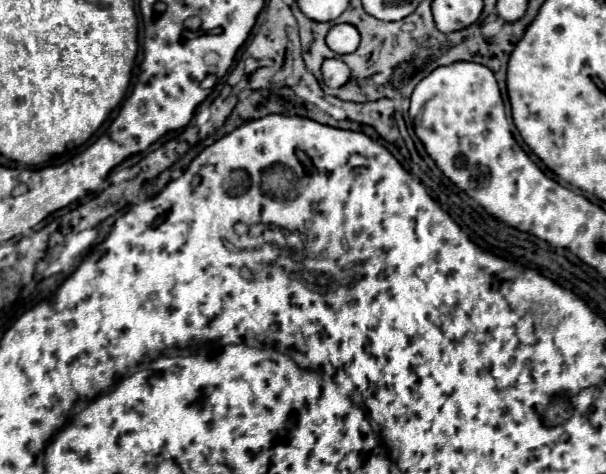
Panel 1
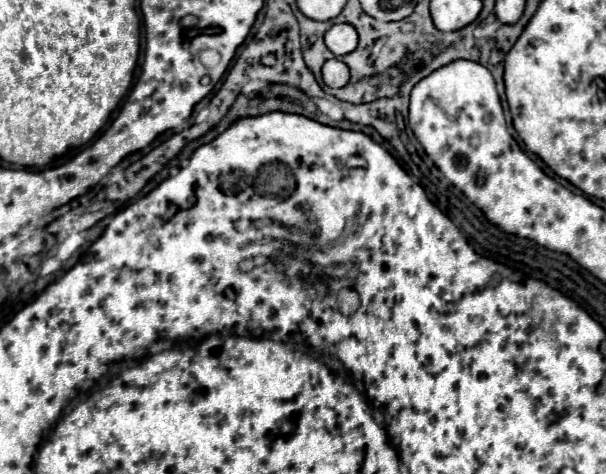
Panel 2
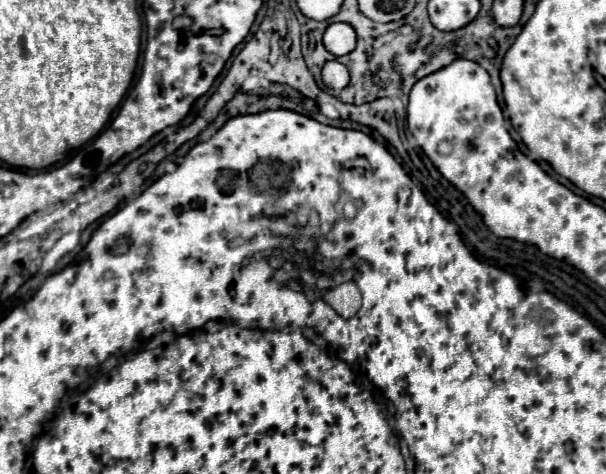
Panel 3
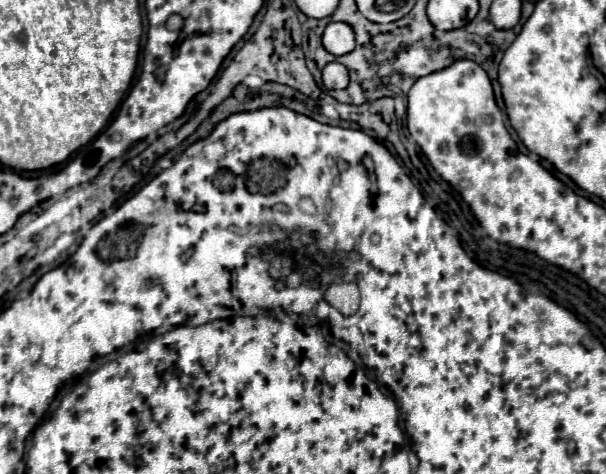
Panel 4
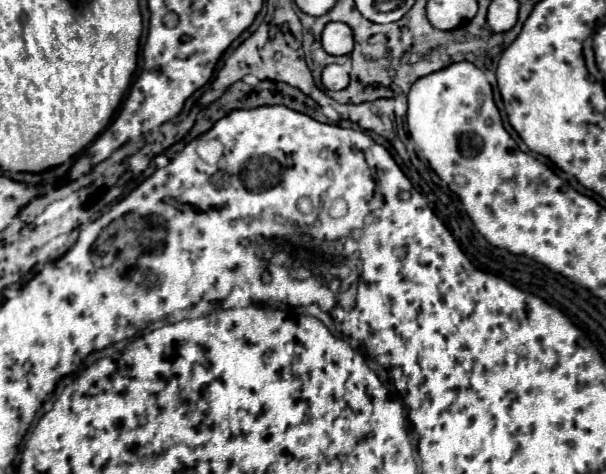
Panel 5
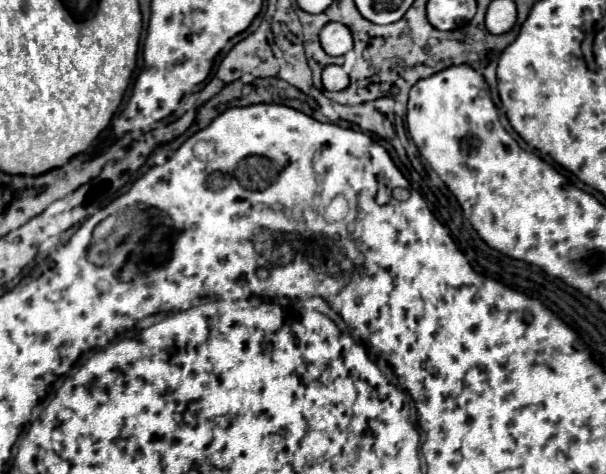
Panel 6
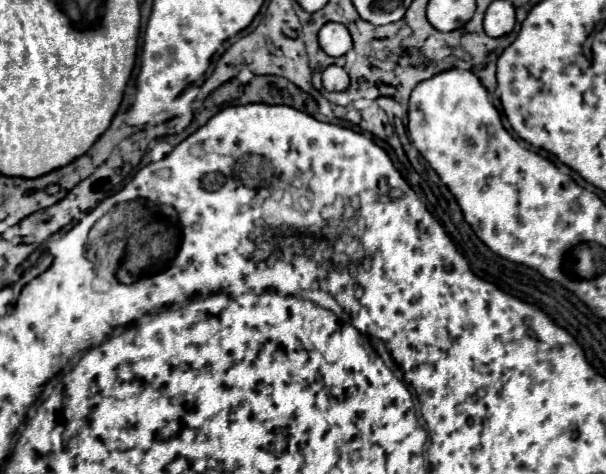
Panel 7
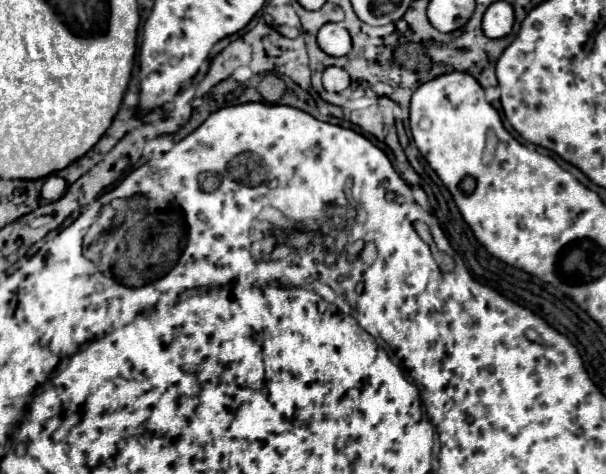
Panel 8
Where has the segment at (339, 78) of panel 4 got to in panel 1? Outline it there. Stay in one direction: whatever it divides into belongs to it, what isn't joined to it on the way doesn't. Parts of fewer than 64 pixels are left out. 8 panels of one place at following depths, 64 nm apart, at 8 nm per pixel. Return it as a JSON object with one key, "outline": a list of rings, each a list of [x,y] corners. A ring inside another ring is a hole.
{"outline":[[[340,58],[324,60],[324,64],[322,64],[322,78],[324,78],[324,84],[328,88],[340,88],[340,86],[344,86],[348,82],[350,68]]]}

